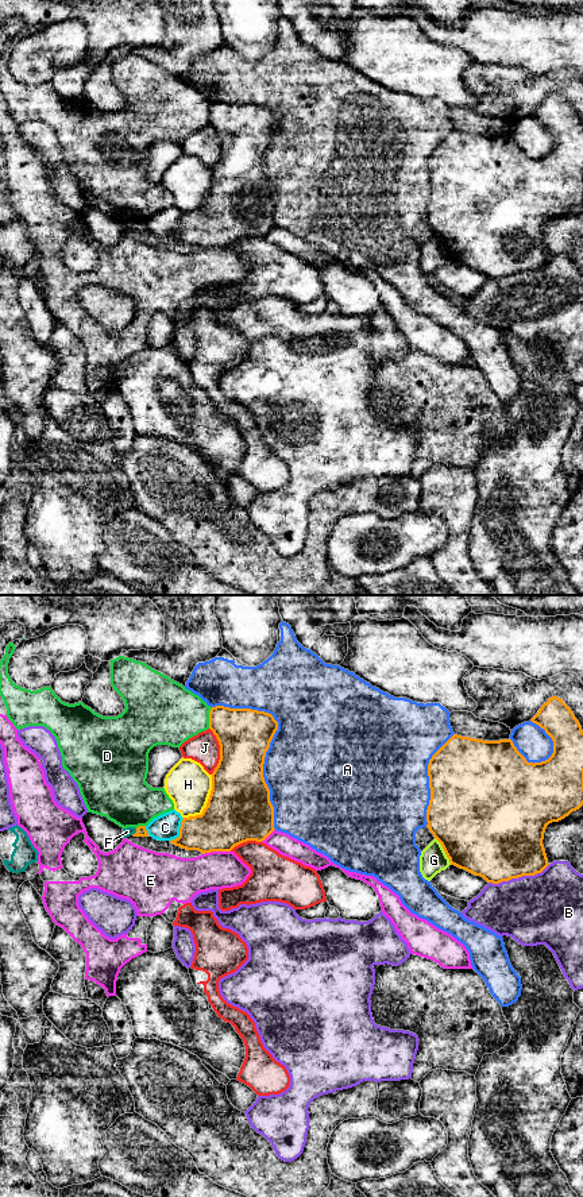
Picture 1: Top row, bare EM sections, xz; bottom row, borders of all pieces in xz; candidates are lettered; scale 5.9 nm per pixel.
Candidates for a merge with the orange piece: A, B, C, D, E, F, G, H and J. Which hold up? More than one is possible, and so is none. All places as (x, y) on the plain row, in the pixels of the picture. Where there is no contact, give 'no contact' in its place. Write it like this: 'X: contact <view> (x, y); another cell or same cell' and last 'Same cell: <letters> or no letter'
A: contact xz (270, 136); another cell
B: contact xz (518, 271); another cell
C: contact xz (180, 227); another cell
D: contact xz (209, 114); another cell
E: contact xz (216, 246); another cell
F: contact xz (135, 228); another cell
G: contact xz (444, 246); another cell
H: contact xz (207, 199); another cell
J: contact xz (220, 146); another cell
Same cell: no letter

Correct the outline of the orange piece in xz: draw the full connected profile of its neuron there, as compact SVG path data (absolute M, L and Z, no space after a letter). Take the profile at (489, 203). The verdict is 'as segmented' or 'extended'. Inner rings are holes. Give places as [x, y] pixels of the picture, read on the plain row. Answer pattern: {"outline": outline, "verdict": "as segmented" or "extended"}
{"outline": "M557 92L549 93L530 116L553 136L553 148L545 157L528 158L510 134L483 136L453 130L428 159L431 196L426 223L441 239L451 260L493 279L541 269L549 260L543 240L547 221L583 201L583 126L579 116Z", "verdict": "as segmented"}

